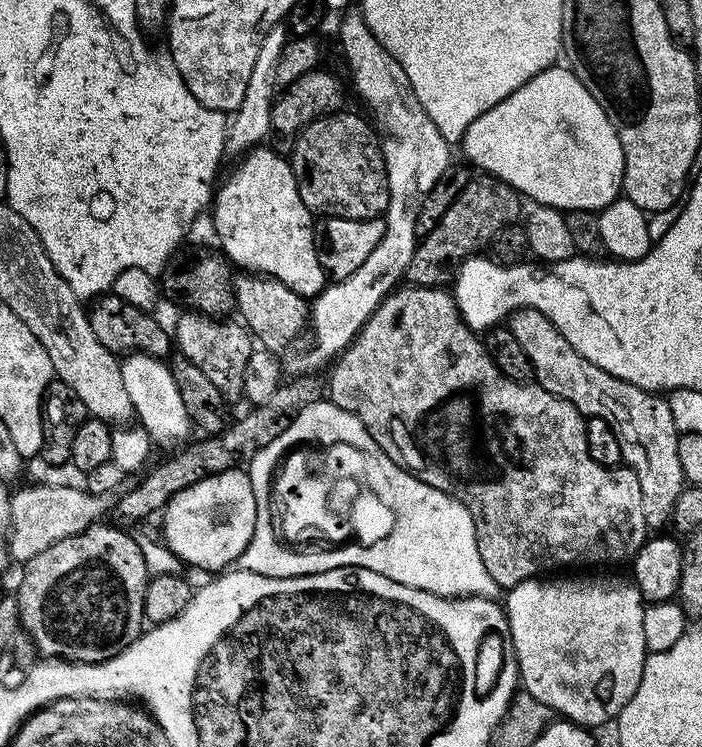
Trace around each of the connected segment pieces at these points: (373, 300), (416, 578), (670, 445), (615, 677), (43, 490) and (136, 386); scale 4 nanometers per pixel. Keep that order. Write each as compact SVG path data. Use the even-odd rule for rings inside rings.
M349 7L341 16L344 17L340 20L340 50L348 63L352 84L364 99L365 106L372 111L375 131L382 137L380 152L384 155L388 175L388 225L382 234L382 242L374 246L370 258L366 258L366 262L362 262L350 278L329 283L311 301L312 348L298 353L289 364L287 361L287 371L289 368L292 374L312 374L324 363L327 365L335 361L372 316L372 311L405 279L418 243L416 223L422 202L426 194L430 194L434 182L438 182L438 178L442 178L444 171L450 167L450 142L442 138L438 126L434 126L426 110L422 110L418 98L412 93L406 70L402 70L386 46L370 34L370 26L366 26L366 18L359 7Z
M325 398L306 406L270 442L265 448L260 448L254 458L247 465L246 471L250 482L254 486L254 502L256 503L256 521L254 522L254 534L246 546L246 550L240 555L238 564L243 571L262 574L270 578L290 578L291 576L309 576L335 568L365 568L374 570L394 582L402 582L402 586L414 586L427 592L437 592L440 596L459 598L461 596L488 596L492 591L497 591L498 585L490 574L486 574L486 566L482 566L482 554L478 554L478 542L476 541L476 527L472 521L472 515L466 505L455 496L447 496L442 490L422 482L417 476L414 477L416 488L416 512L420 518L424 518L426 508L430 512L430 532L416 532L416 542L402 542L394 544L394 548L380 548L374 546L364 552L344 550L334 554L322 554L322 556L294 556L284 552L282 548L276 548L276 534L272 530L272 522L268 522L266 512L266 480L268 472L276 460L276 456L282 452L284 446L288 446L294 440L300 438L312 438L312 440L337 440L338 443L346 442L346 450L351 450L362 460L370 460L374 464L388 466L393 459L387 452L383 452L374 442L374 438L362 426L362 422L354 414L342 410L331 399Z
M533 308L515 309L510 316L510 327L514 338L518 338L522 350L526 350L526 355L530 358L535 383L550 390L550 394L573 404L585 418L596 417L609 425L613 434L617 436L623 463L631 468L634 474L638 474L638 486L642 490L644 517L649 529L663 529L660 527L671 521L672 511L686 487L682 465L678 462L678 438L681 432L674 426L674 414L670 414L667 399L655 392L642 390L614 374L606 374L606 370L602 370L602 366L594 366L594 362L582 358L582 354L578 354L578 350L574 350L574 346L570 346L570 342L566 342L566 338L556 329L554 322L550 322L550 318L546 318L546 314L542 314L538 310Z
M580 576L577 580L544 580L548 578L533 578L523 580L507 589L508 604L506 603L506 615L508 618L508 635L512 638L512 650L516 653L516 666L518 680L523 691L529 692L538 702L546 702L546 706L553 713L559 714L563 719L570 720L574 724L593 726L592 724L604 724L615 721L620 712L626 706L626 702L638 690L638 682L642 680L644 661L649 655L646 646L646 637L642 634L642 614L646 607L646 601L637 590L635 583L624 580L611 580L608 576Z
M36 484L33 488L20 488L17 492L15 489L11 493L12 526L8 533L8 554L13 561L26 562L42 554L42 550L54 546L54 542L103 521L107 517L104 515L115 509L116 492L94 494L80 488L71 488L68 484Z
M134 352L120 360L122 386L132 403L132 410L139 427L148 433L153 441L179 445L190 429L186 407L172 377L172 369L161 357L147 356L145 352Z

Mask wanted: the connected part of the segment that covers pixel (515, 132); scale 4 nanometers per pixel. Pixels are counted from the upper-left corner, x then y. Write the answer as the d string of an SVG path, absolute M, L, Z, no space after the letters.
M553 66L542 70L537 76L527 80L521 88L514 90L514 94L510 94L505 100L498 102L490 110L486 110L486 114L474 118L474 122L470 122L470 126L466 130L462 147L464 147L465 154L480 167L477 169L481 173L497 176L499 180L506 182L511 188L515 188L521 197L528 199L529 196L532 199L530 201L535 202L537 205L554 207L559 210L583 210L589 214L596 214L622 196L624 186L622 142L618 142L618 134L614 130L606 110L602 110L602 106L598 106L598 102L594 102L594 94L590 94L590 90L586 90L586 86L582 86L580 79L567 66Z

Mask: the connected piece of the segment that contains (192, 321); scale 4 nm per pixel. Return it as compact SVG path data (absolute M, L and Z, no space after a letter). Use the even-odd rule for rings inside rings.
M195 310L181 311L174 333L174 344L179 355L189 359L210 378L228 402L240 400L244 391L246 362L254 350L254 337L243 323L232 318L206 316ZM236 323L236 324L235 324Z

